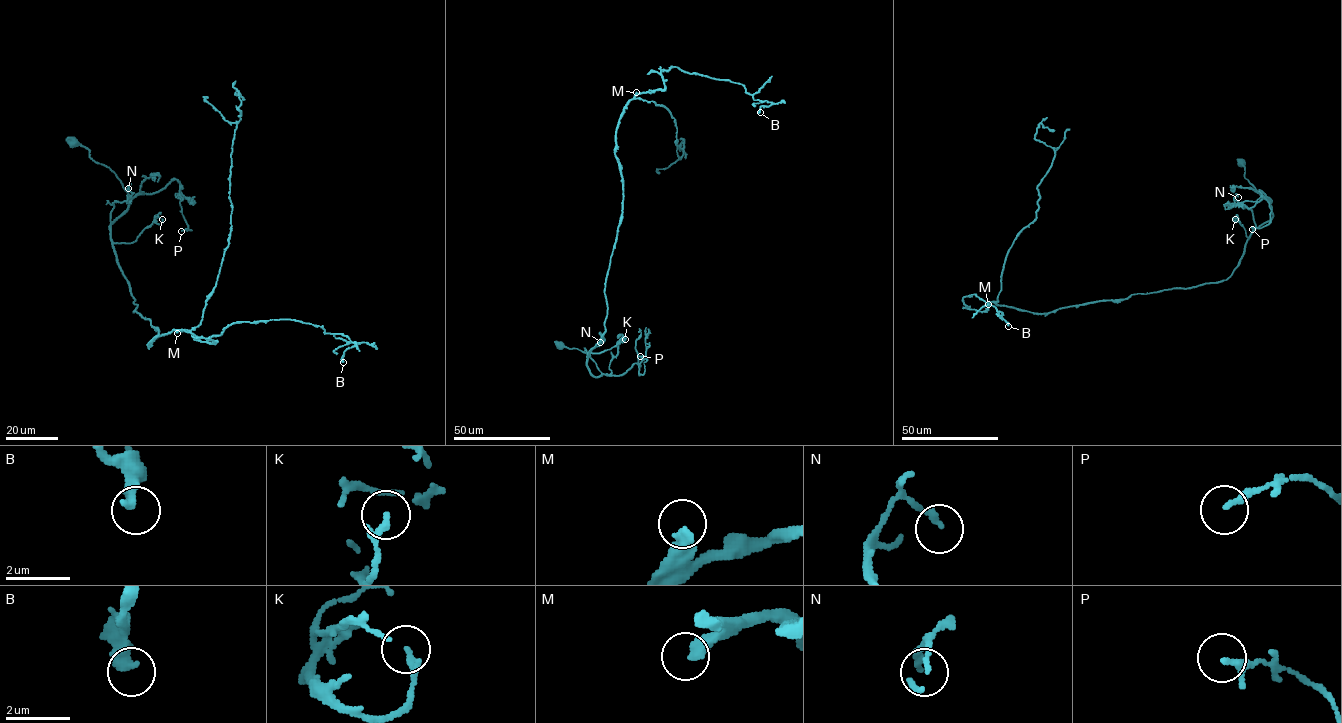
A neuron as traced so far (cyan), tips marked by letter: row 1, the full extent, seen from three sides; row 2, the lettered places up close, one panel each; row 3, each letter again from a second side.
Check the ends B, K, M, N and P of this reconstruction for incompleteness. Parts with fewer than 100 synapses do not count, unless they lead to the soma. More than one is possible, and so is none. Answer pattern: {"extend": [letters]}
{"extend": []}

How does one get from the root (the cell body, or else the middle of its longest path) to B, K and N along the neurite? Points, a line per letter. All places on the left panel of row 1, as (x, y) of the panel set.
B: (72, 142), (129, 196), (109, 230), (133, 311), (158, 329), (148, 346), (295, 319), (359, 342), (343, 362)
K: (72, 142), (108, 167), (128, 193), (129, 207), (109, 226), (114, 243), (133, 243), (162, 219)
N: (72, 142), (108, 167), (128, 193), (129, 207), (110, 230), (113, 203), (133, 194), (128, 188)

